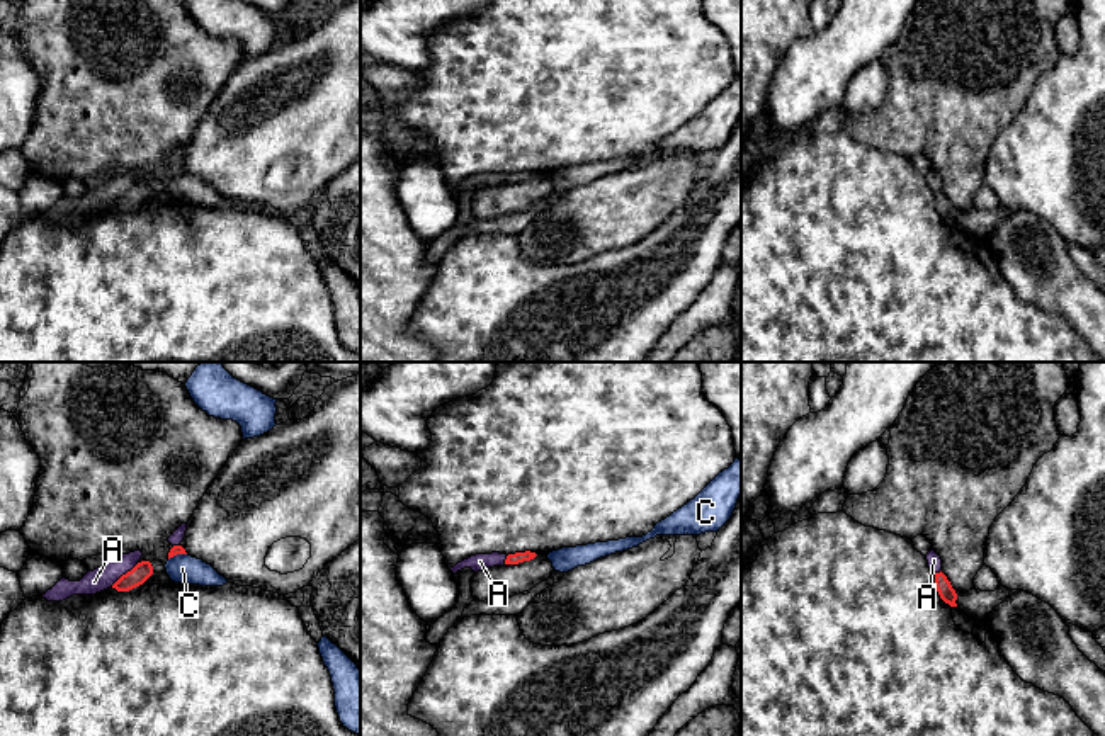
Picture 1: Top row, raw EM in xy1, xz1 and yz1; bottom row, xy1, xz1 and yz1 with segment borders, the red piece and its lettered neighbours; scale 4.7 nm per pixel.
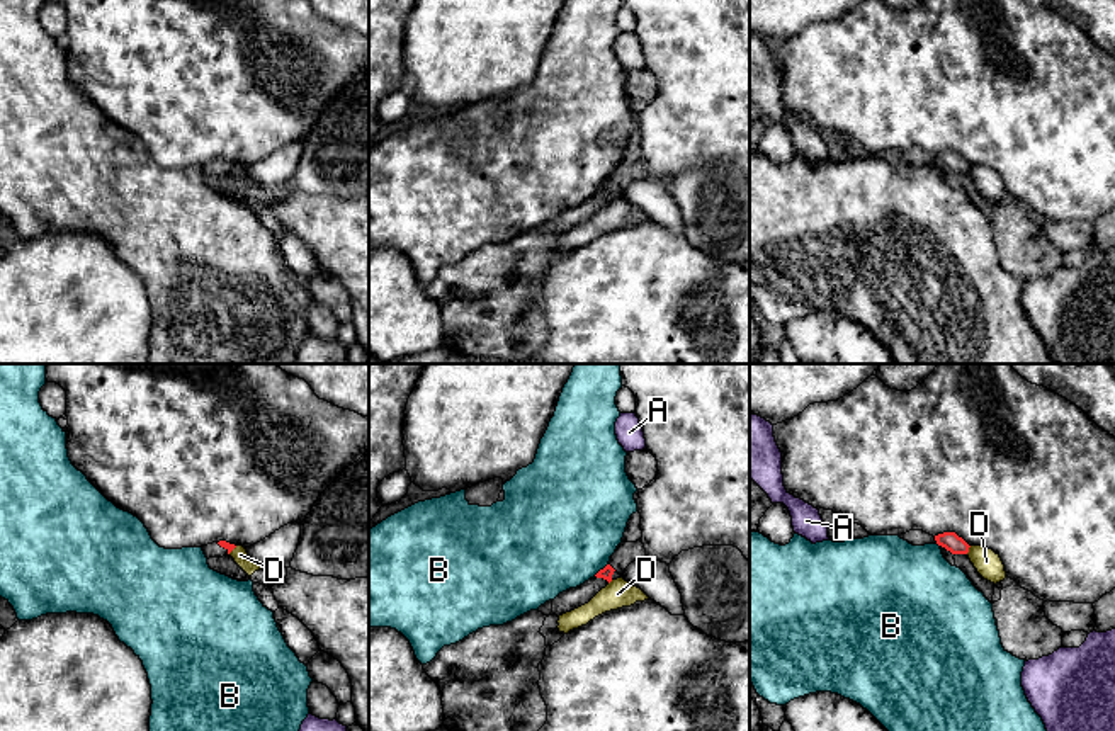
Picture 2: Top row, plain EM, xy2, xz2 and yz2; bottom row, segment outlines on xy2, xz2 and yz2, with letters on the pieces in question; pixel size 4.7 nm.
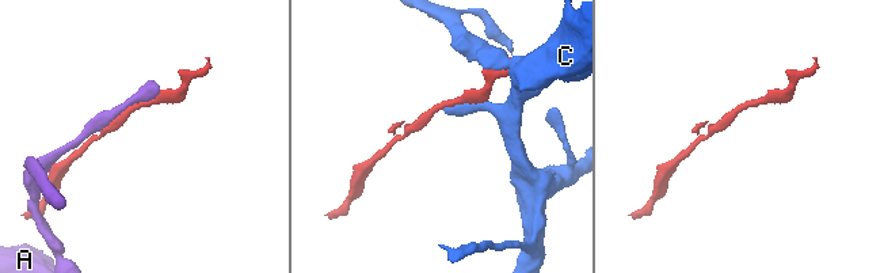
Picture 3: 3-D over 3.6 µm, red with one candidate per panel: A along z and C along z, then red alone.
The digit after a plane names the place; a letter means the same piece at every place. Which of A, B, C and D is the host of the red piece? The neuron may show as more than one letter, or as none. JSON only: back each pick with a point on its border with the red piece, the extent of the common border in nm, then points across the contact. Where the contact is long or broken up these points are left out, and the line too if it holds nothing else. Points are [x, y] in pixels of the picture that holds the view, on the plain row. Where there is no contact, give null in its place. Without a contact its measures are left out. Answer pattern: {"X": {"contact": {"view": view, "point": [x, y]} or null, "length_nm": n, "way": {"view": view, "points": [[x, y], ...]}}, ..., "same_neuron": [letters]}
{"same_neuron": []}

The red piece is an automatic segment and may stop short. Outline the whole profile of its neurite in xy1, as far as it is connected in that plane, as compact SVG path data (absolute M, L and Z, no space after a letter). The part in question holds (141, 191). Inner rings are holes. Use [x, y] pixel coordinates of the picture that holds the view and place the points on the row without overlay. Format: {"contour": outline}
{"contour": "M150 180L138 182L131 190L122 194L112 207L117 211L129 211L139 204L143 204L153 194L153 185Z"}

